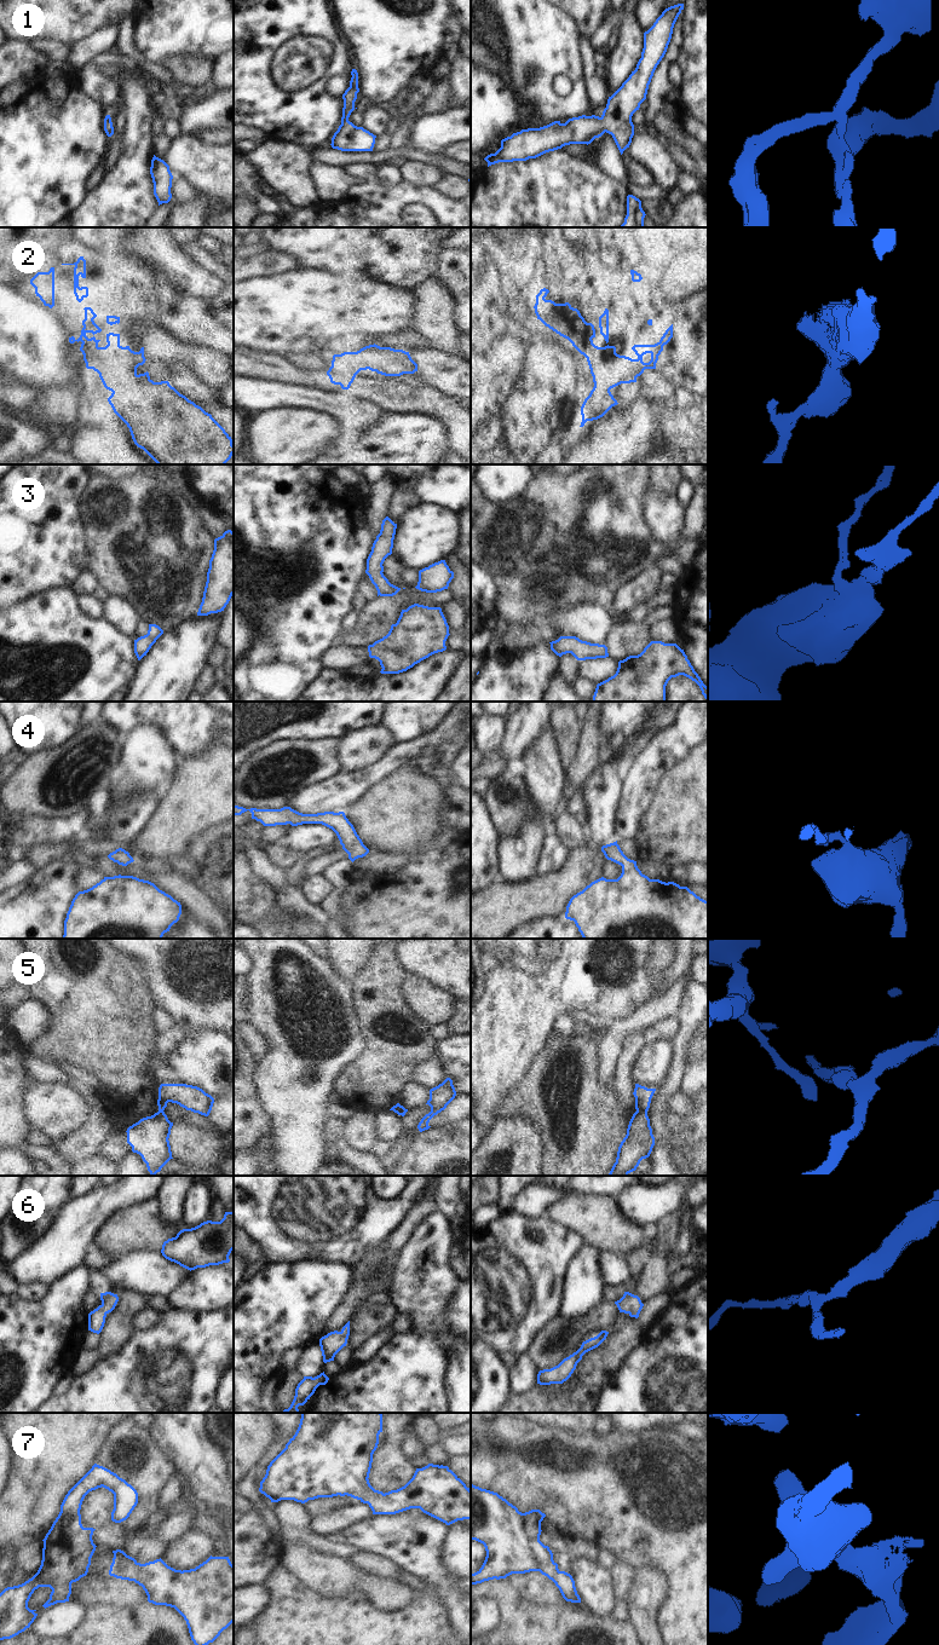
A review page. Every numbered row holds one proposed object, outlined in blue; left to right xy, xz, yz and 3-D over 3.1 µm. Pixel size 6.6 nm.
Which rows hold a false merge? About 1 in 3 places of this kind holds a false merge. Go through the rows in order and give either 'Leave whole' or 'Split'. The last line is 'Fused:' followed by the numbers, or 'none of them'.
1: Leave whole
2: Leave whole
3: Leave whole
4: Leave whole
5: Split
6: Leave whole
7: Leave whole
Fused: 5.

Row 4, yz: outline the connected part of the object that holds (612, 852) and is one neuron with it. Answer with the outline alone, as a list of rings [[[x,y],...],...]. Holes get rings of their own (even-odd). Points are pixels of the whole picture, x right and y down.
[[[617,841],[603,845],[601,852],[607,860],[622,866],[622,873],[617,879],[601,877],[570,899],[565,918],[575,922],[583,939],[708,939],[708,901],[687,887],[650,879],[638,868],[636,861],[623,854]]]

